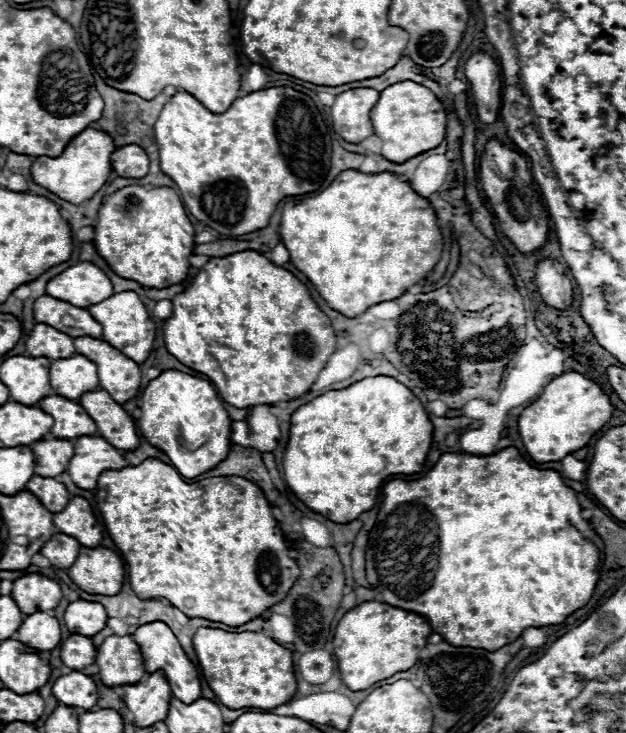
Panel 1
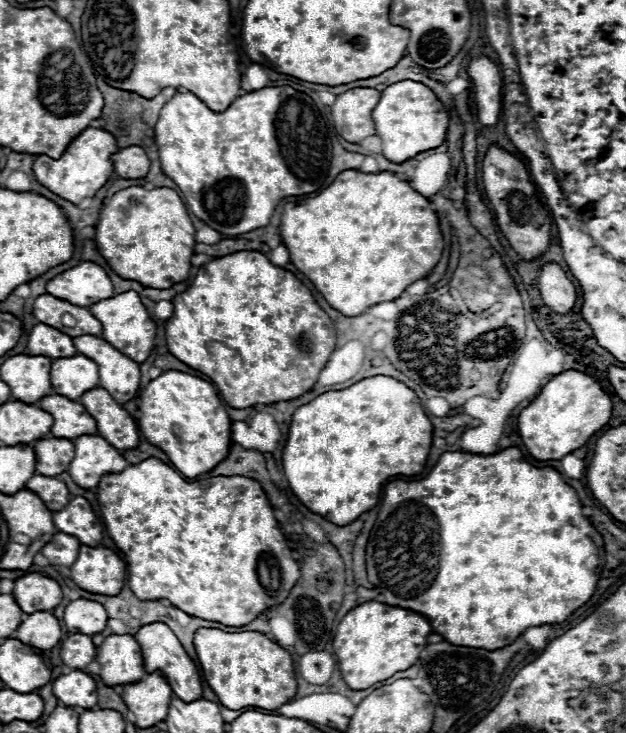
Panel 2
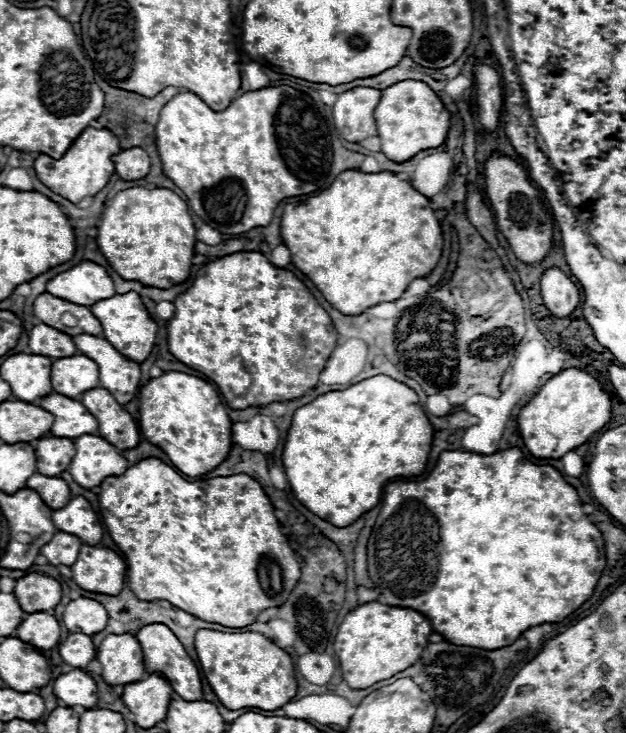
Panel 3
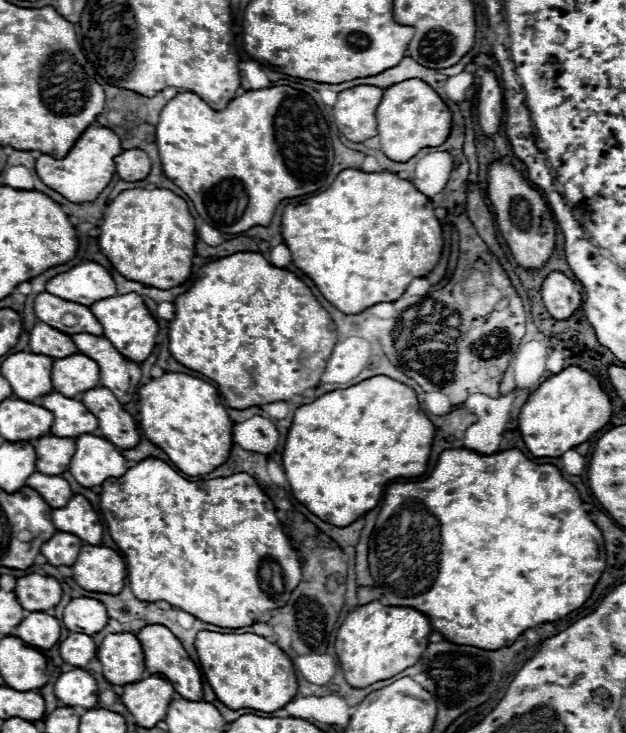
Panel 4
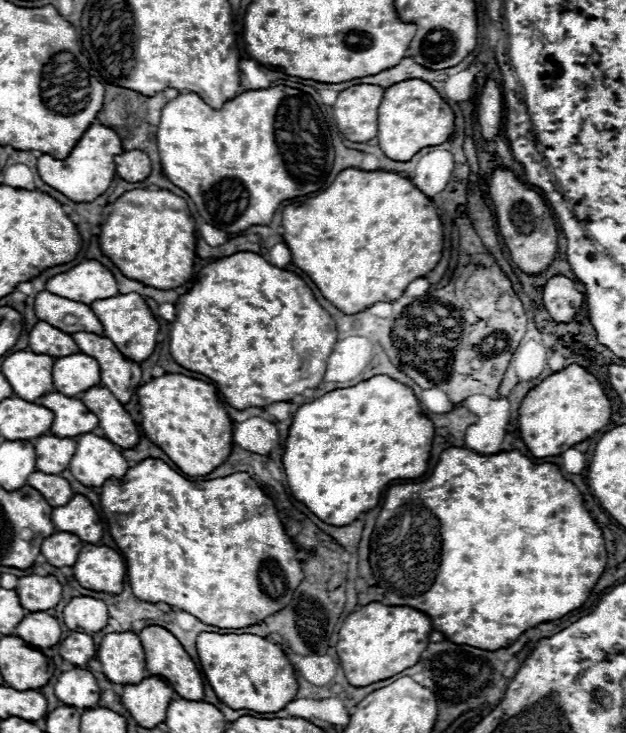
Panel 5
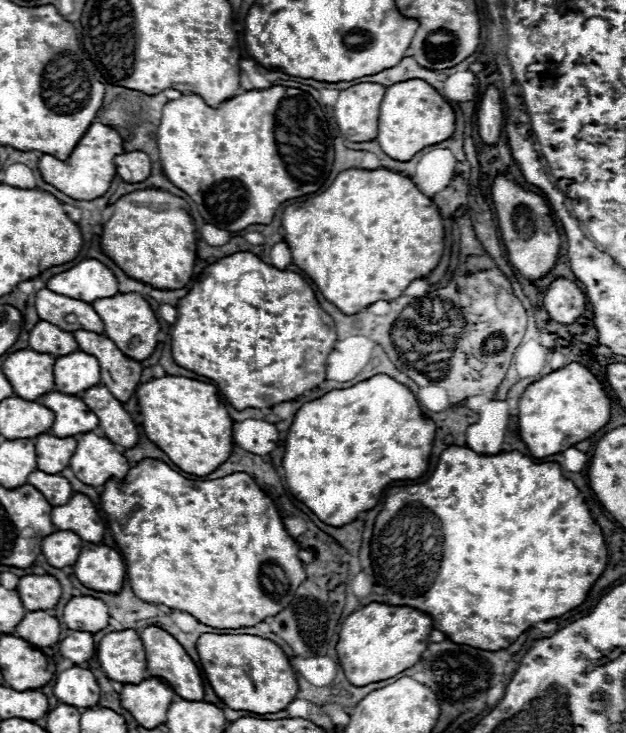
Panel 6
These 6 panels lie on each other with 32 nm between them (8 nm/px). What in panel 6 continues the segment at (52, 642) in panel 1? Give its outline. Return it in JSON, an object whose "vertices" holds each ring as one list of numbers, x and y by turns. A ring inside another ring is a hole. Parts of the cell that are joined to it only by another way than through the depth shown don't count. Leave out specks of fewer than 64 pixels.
{"vertices":[[44,610,28,612,22,622,14,628,14,634,38,648,46,648,58,642,60,638,60,622,54,616,48,616]]}

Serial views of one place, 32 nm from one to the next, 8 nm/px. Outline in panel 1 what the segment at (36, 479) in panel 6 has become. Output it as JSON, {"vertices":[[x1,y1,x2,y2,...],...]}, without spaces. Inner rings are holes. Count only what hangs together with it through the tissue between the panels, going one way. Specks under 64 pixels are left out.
{"vertices":[[32,476,26,484,26,490,30,490,38,500,50,510,50,512,60,512,66,508,70,502,70,494,66,486,54,478,42,478,42,476]]}

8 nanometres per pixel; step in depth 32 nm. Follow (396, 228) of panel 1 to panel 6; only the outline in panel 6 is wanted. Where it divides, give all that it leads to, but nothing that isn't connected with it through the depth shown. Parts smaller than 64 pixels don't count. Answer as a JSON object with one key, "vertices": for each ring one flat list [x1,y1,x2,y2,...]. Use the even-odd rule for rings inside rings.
{"vertices":[[348,168,344,172,340,172,336,176,336,180,330,184,330,188,306,202,300,202,300,204,292,204,284,210,284,216,282,216,282,228,284,228,284,242,288,244,290,252,292,252,292,262,304,270,312,280,314,284,318,286,318,290,322,292,322,296,326,300,330,300,336,308,340,308,344,314,356,314,360,312,360,308,366,308,378,300,394,300,398,298,412,280,418,280,418,278,426,278,440,262,442,258,442,252,444,252,444,226,442,226,442,218,440,218,440,212,436,208,436,204,432,202,432,198,428,198,426,194,422,194,416,184,408,178,408,176,402,176,400,172,394,172,394,170,386,170,386,168,378,168,378,170,362,170,362,168]]}

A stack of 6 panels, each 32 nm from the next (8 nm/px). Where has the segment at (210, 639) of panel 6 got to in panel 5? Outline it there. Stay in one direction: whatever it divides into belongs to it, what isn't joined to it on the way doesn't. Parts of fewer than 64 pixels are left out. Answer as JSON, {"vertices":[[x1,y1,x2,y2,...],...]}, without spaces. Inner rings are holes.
{"vertices":[[202,632,196,640,200,664,216,696,232,710,254,710,260,714,284,710,298,692,296,672,282,648,256,634]]}

